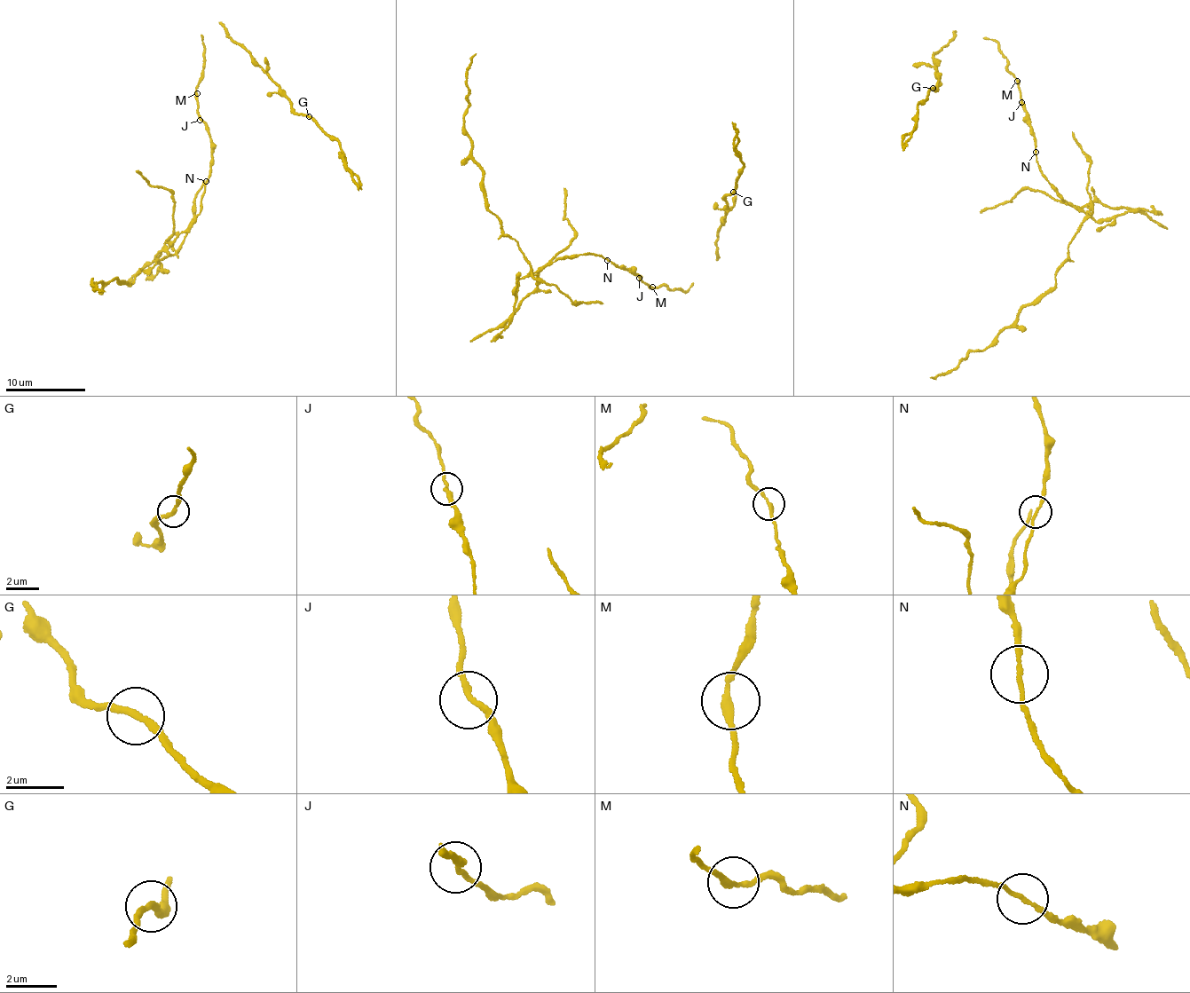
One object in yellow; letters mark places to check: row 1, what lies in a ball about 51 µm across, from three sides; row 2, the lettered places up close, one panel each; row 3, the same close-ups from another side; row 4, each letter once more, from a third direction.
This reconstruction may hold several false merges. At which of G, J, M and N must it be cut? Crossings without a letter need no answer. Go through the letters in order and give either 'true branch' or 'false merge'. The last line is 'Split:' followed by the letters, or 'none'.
G: false merge
J: true branch
M: true branch
N: false merge
Split: G, N

